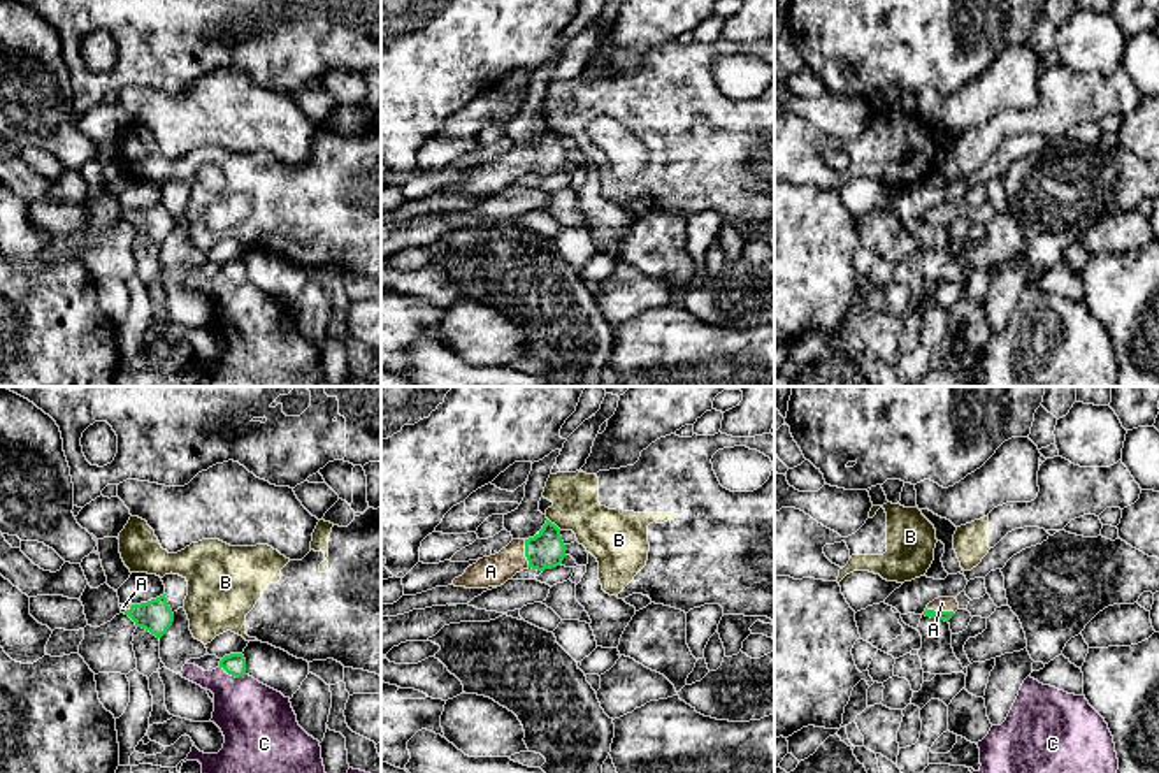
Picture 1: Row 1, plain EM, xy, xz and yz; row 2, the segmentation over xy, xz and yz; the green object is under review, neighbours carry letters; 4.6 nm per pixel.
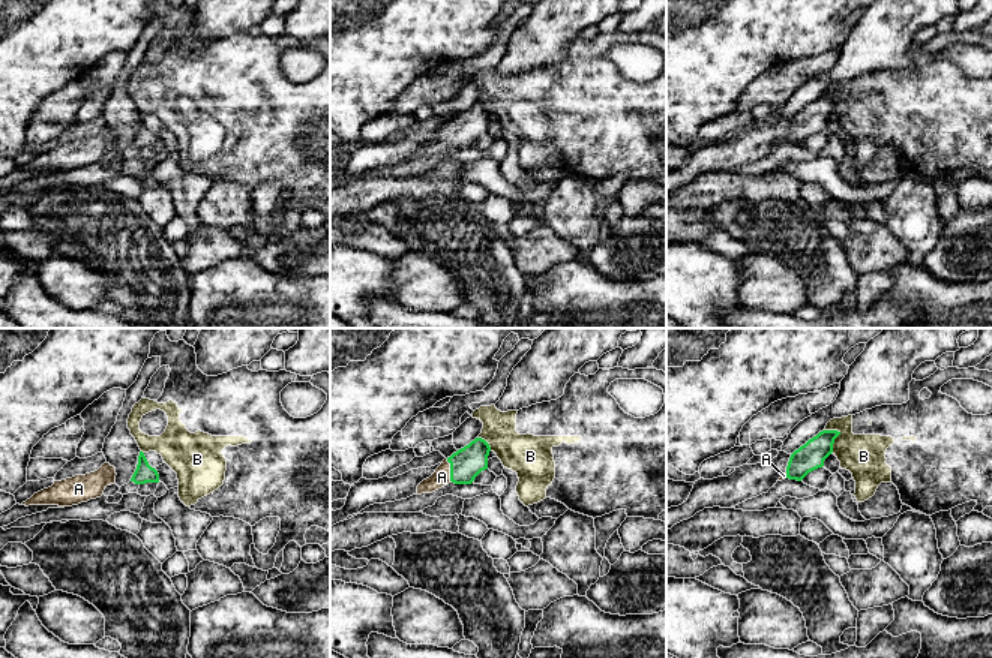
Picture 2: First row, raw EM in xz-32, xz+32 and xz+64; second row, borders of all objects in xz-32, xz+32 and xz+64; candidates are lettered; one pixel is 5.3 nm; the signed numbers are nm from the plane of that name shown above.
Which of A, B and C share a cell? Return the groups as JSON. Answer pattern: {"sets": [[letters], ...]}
{"sets": [["A"], ["B"], ["C"]]}

